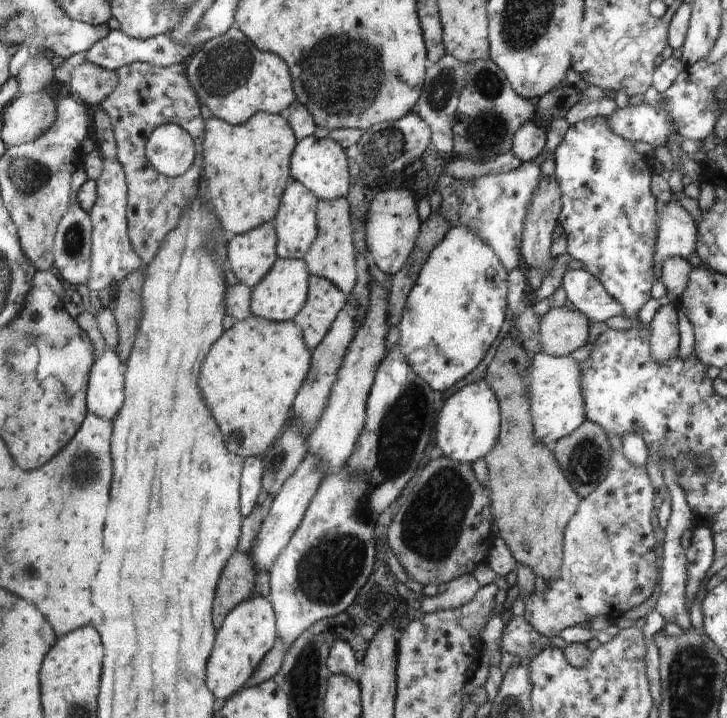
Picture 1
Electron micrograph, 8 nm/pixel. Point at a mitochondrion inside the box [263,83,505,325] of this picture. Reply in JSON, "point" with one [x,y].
{"point":[388,141]}

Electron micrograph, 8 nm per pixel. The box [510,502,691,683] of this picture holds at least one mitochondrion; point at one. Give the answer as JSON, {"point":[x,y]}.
{"point":[617,521]}

